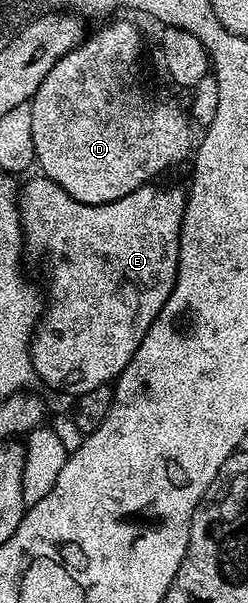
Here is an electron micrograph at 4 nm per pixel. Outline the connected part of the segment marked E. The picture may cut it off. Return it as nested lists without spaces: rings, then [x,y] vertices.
[[[35,176],[28,183],[21,185],[18,190],[18,201],[20,204],[20,226],[24,229],[24,244],[29,251],[36,254],[44,254],[44,262],[48,265],[48,294],[46,290],[46,305],[36,328],[32,335],[32,367],[39,381],[44,381],[52,390],[61,390],[64,394],[79,396],[90,392],[99,386],[109,385],[113,380],[119,378],[120,373],[130,364],[134,352],[138,352],[138,344],[142,344],[142,336],[154,324],[158,312],[162,312],[162,304],[170,296],[170,292],[176,283],[176,269],[180,263],[180,229],[184,219],[184,204],[186,194],[183,189],[176,186],[168,186],[163,190],[160,184],[149,184],[130,192],[130,196],[122,196],[113,203],[106,204],[84,204],[74,200],[54,180],[43,176]]]

